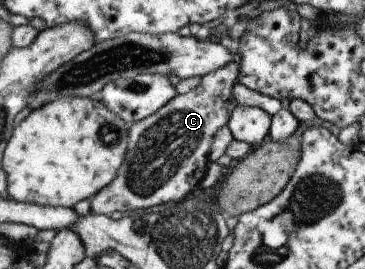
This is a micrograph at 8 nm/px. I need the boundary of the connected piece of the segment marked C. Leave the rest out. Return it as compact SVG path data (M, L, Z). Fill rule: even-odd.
M229 50L232 59L223 67L201 76L200 83L188 92L176 95L156 112L130 124L127 130L126 150L122 164L115 177L90 198L90 210L94 214L110 215L114 210L128 214L130 210L146 210L168 200L180 201L200 189L199 182L206 170L207 152L216 129L227 123L229 110L233 106L231 86L237 80L238 63Z

